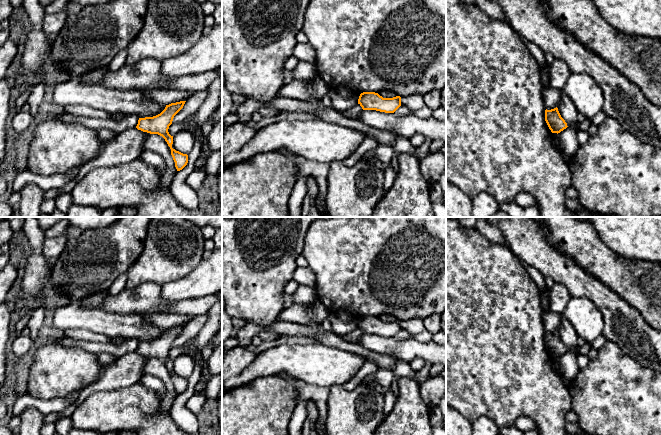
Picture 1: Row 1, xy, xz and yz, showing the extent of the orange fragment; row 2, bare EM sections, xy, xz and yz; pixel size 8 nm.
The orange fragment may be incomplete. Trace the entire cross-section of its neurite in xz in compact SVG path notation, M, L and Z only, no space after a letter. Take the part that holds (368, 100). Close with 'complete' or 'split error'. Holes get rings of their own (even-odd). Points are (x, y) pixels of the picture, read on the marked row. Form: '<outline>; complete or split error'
M363 92L359 96L358 104L363 110L394 113L401 106L401 97L383 98L375 92Z; complete

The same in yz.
M557 107L551 110L545 110L545 121L552 133L558 134L568 127Z; complete

